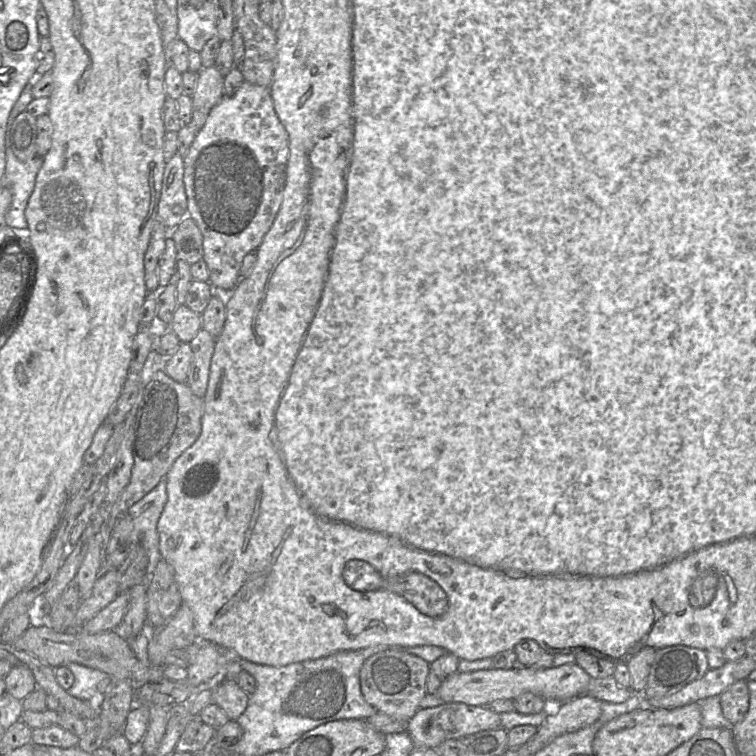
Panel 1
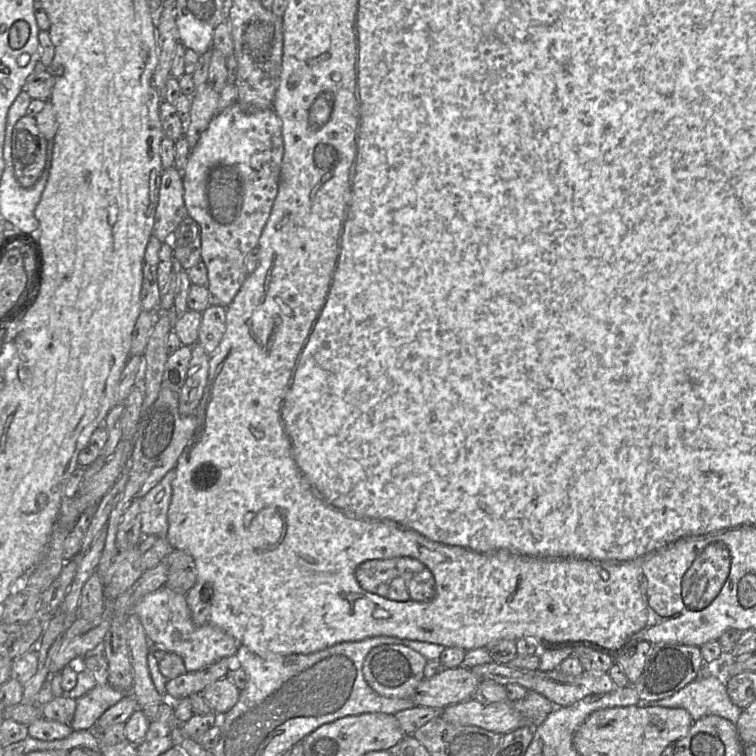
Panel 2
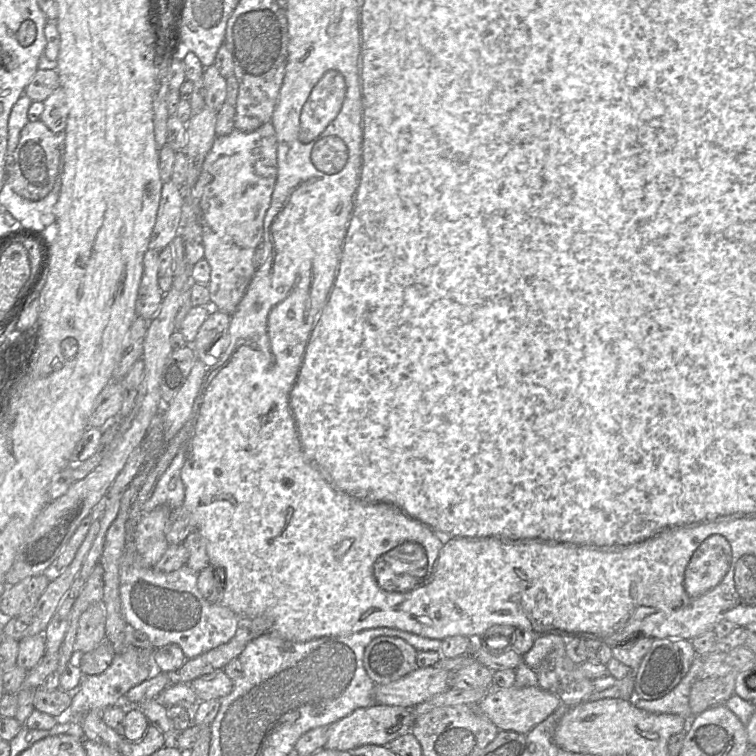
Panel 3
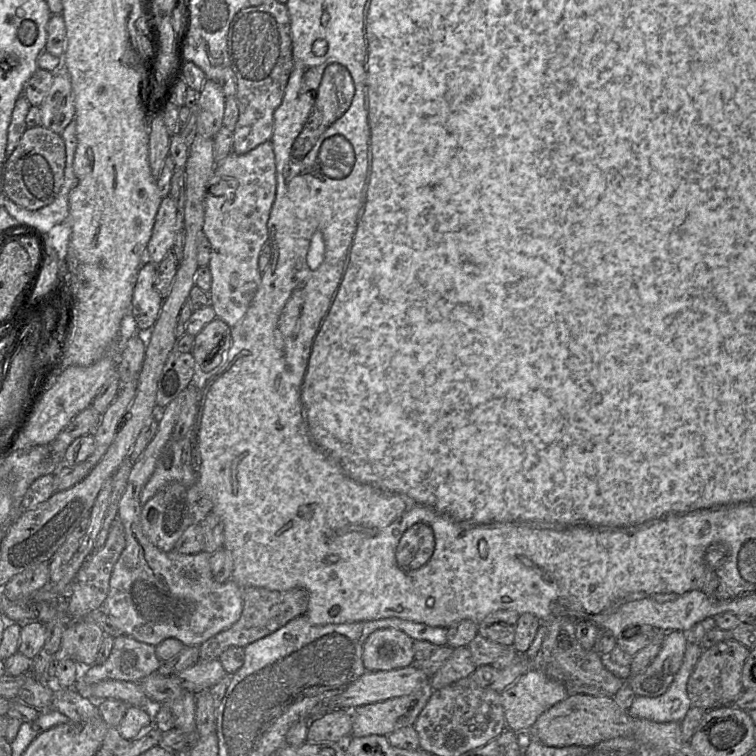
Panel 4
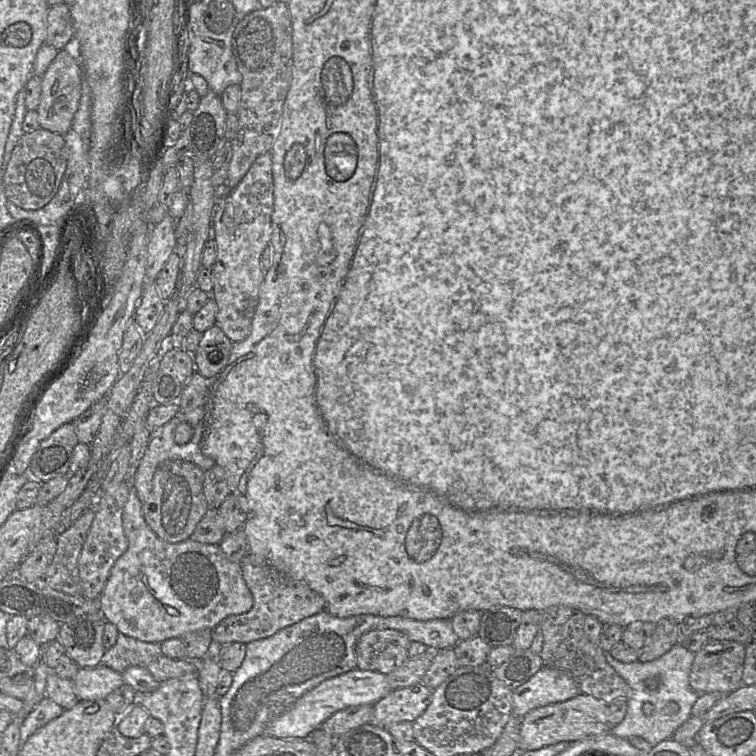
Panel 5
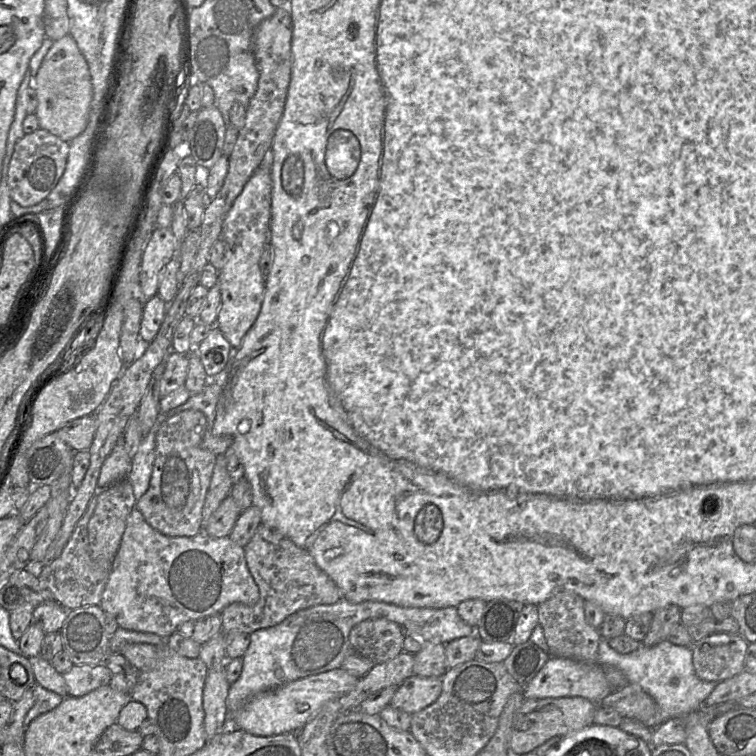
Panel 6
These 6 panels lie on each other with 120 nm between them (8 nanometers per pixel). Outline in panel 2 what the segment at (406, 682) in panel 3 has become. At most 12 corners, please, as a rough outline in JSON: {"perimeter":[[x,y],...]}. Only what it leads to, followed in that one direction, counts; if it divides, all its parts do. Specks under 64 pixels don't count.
{"perimeter":[[464,666],[424,678],[415,706],[443,709],[473,699],[481,681]]}

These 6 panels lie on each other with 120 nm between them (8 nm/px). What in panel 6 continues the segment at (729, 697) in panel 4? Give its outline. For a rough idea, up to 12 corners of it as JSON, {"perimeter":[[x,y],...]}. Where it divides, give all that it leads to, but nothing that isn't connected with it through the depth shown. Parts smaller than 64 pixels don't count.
{"perimeter":[[714,632],[691,646],[698,678],[744,670],[748,642]]}

